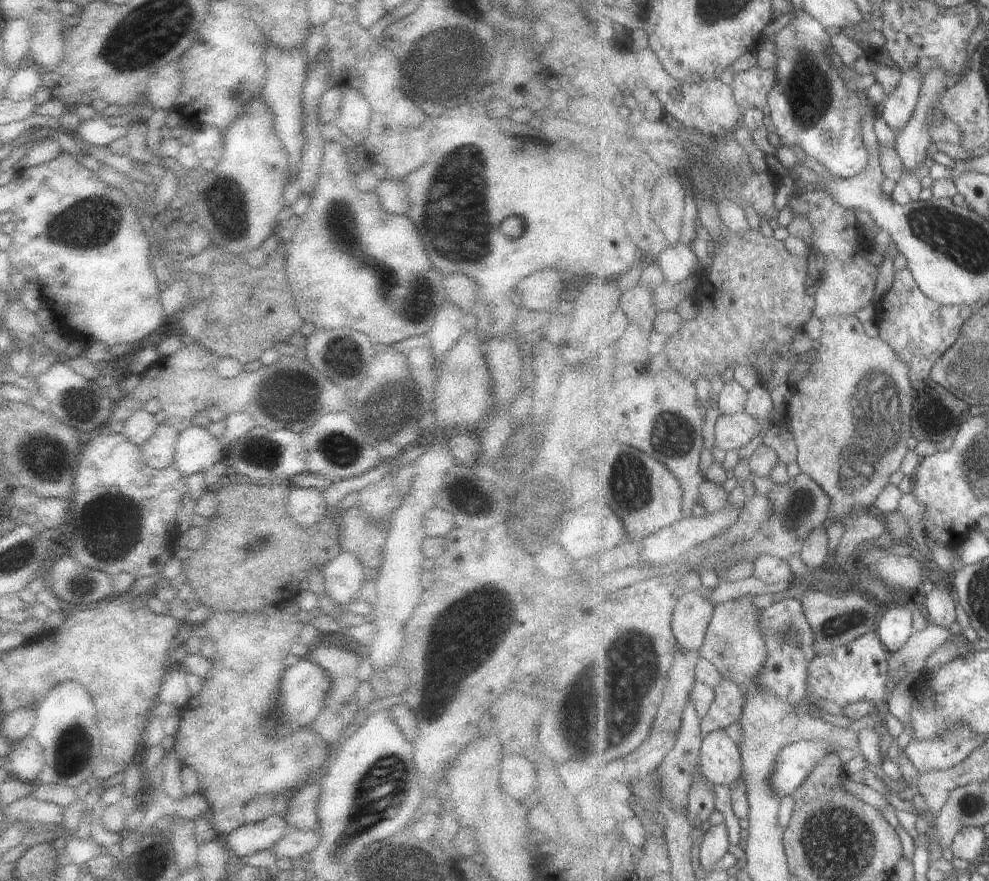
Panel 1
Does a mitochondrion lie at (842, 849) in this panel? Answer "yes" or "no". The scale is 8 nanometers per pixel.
yes

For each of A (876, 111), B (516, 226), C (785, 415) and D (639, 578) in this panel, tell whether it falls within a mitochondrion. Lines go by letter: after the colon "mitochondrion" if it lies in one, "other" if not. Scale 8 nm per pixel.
A: other
B: mitochondrion
C: other
D: other

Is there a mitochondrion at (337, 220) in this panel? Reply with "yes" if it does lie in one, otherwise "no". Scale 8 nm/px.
yes

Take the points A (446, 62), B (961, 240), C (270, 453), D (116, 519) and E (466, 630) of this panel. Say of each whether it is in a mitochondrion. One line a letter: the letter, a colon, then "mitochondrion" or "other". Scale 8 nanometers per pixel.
A: mitochondrion
B: mitochondrion
C: other
D: mitochondrion
E: mitochondrion

